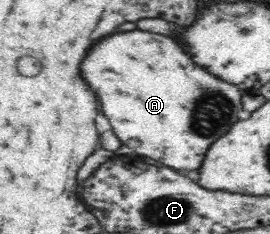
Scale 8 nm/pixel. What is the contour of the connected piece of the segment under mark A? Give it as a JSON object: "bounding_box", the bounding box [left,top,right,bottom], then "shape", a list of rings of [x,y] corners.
{"bounding_box":[80,28,241,171],"shape":[[[139,28],[113,33],[93,45],[80,68],[85,83],[101,100],[103,113],[121,143],[125,145],[129,139],[139,141],[138,148],[132,151],[139,160],[155,159],[173,169],[197,171],[213,141],[223,137],[229,127],[239,121],[237,113],[241,111],[241,93],[237,87],[227,85],[205,69],[199,69],[171,37],[147,33]]]}

